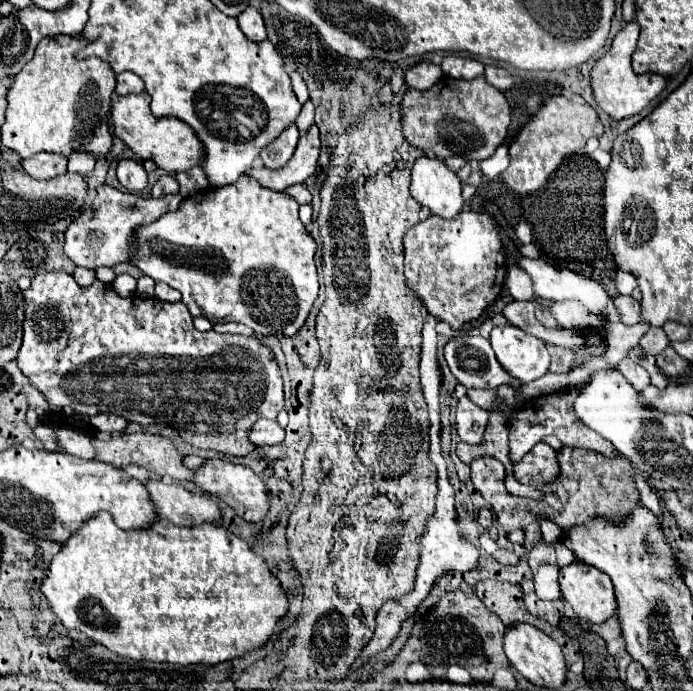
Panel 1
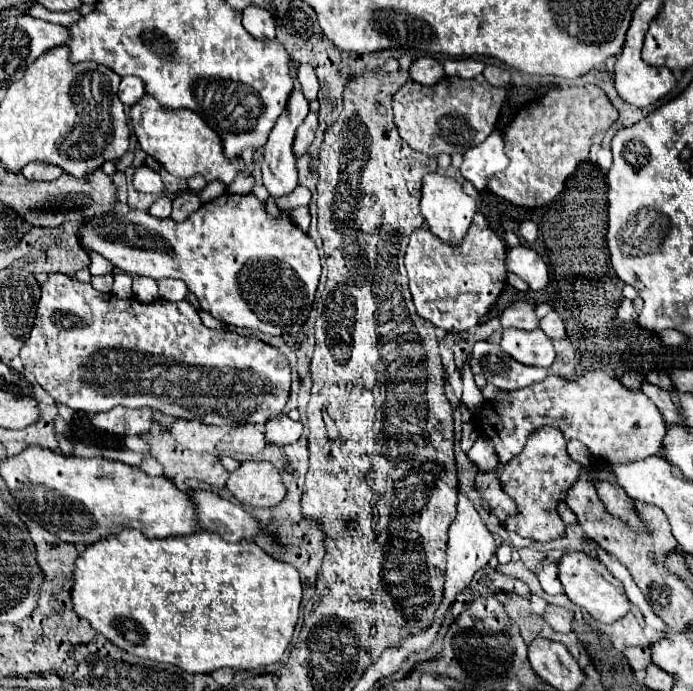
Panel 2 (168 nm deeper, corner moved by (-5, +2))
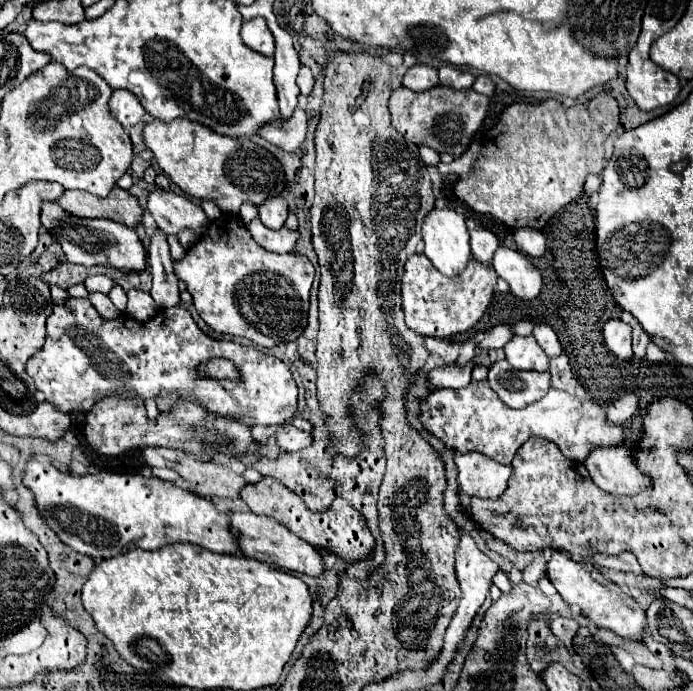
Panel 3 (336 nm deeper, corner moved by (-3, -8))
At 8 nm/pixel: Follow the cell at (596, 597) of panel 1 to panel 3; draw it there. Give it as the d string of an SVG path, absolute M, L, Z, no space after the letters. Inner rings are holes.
M553 553L551 559L547 561L545 575L553 583L553 587L559 591L563 601L571 607L581 607L583 615L589 617L597 627L611 629L623 639L643 641L643 633L647 629L645 609L631 595L627 595L621 587L605 585L603 581L599 581L599 577L593 575L593 571L595 569L591 569L587 563L573 561L565 553Z

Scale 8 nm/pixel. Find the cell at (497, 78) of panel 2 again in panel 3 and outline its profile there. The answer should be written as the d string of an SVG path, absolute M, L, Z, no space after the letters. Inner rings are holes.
M481 75L481 77L477 77L475 79L475 83L471 85L471 89L473 91L477 91L477 93L481 93L481 95L493 95L493 91L495 91L495 85L493 85L493 81L489 79L489 77L485 77L485 75Z

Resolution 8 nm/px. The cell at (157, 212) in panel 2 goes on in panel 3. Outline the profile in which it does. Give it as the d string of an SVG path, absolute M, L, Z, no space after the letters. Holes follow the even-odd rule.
M155 233L149 253L151 253L149 265L151 265L151 279L153 279L151 297L161 309L173 307L179 303L179 285L177 285L179 281L175 279L167 237L161 237L159 233Z

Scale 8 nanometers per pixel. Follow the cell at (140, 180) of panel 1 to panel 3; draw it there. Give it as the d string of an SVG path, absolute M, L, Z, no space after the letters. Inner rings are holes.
M151 191L147 209L157 221L157 229L163 235L175 235L181 229L193 229L197 237L203 237L209 227L209 219L199 203L189 201L173 191Z

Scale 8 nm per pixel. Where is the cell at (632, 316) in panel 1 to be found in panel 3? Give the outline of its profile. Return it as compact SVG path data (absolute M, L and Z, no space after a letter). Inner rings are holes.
M609 319L603 327L605 345L619 359L631 359L631 327L621 319Z

